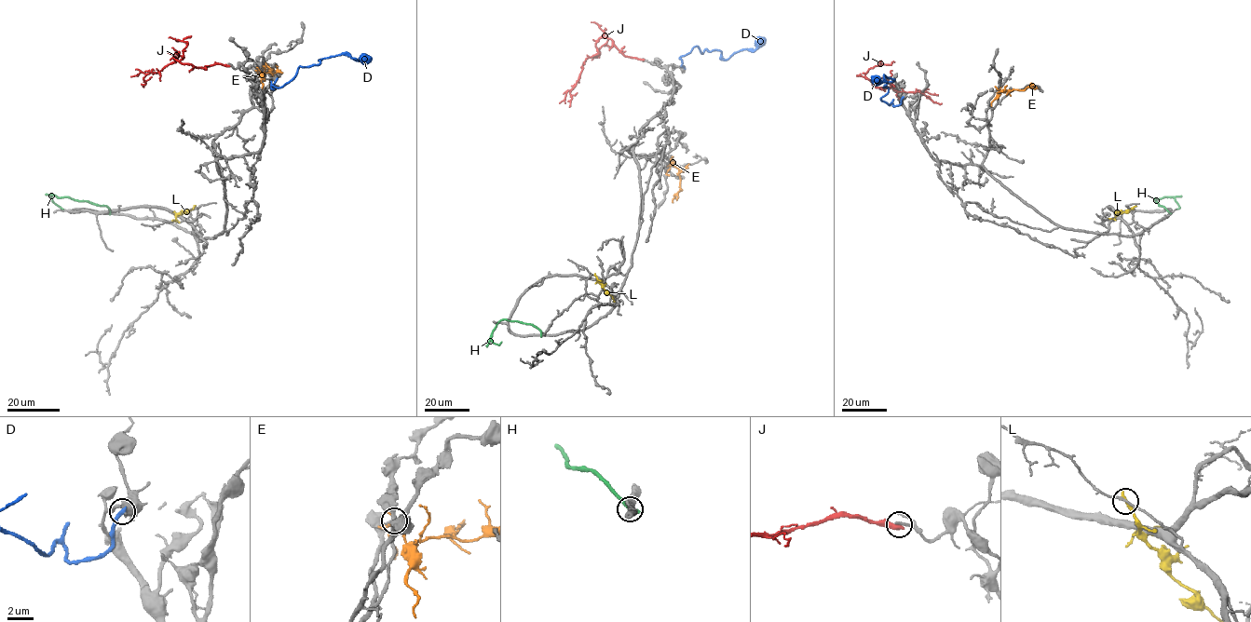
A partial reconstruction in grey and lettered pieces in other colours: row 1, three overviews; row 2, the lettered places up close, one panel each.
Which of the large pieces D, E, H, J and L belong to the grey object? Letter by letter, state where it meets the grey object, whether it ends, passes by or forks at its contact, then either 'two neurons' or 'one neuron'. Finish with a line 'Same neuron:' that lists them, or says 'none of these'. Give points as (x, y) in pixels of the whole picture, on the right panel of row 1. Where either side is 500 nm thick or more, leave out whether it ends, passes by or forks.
D: contact (903, 97); two neurons
E: contact (999, 88); it ends; two neurons
H: contact (1169, 212); it ends; two neurons
J: contact (894, 86); it ends; two neurons
L: contact (1110, 219); it ends; two neurons
Same neuron: none of these

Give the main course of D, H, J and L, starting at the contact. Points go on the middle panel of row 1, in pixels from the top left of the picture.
D: (684, 68), (679, 58), (695, 47), (702, 53), (719, 50), (727, 60), (741, 50), (754, 50), (764, 37)
H: (541, 335), (541, 331), (530, 324), (500, 319), (491, 338), (495, 344), (501, 342)
J: (643, 59), (625, 56), (610, 39), (601, 37), (595, 44), (598, 53), (587, 58), (569, 92), (569, 107)
L: (595, 276), (613, 302)

